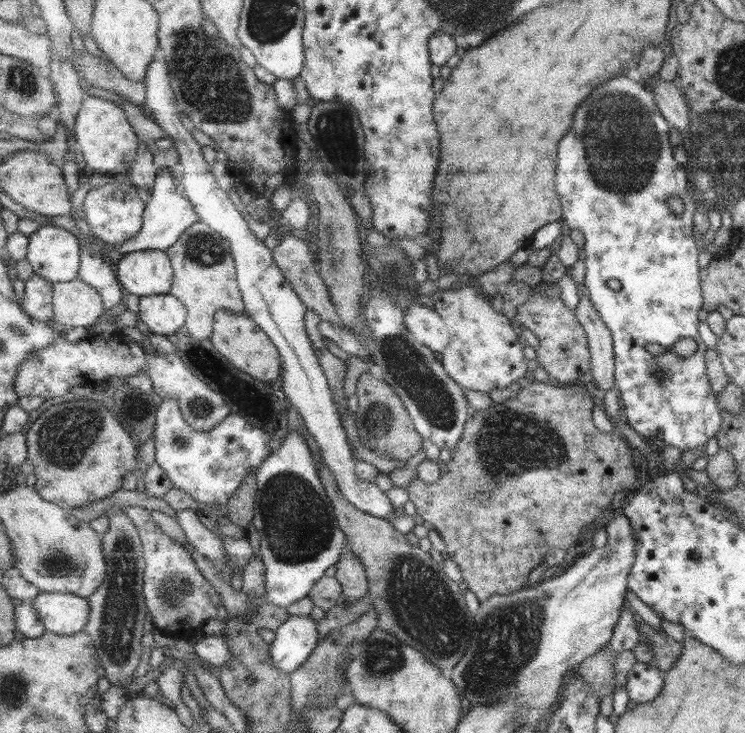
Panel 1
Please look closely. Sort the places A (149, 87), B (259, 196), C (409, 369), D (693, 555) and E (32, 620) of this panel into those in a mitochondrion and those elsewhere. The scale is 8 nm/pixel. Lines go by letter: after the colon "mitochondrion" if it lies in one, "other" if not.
A: other
B: other
C: mitochondrion
D: other
E: other

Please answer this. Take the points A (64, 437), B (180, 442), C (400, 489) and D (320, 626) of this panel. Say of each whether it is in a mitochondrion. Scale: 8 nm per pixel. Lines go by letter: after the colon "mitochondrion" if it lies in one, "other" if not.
A: mitochondrion
B: mitochondrion
C: other
D: other

